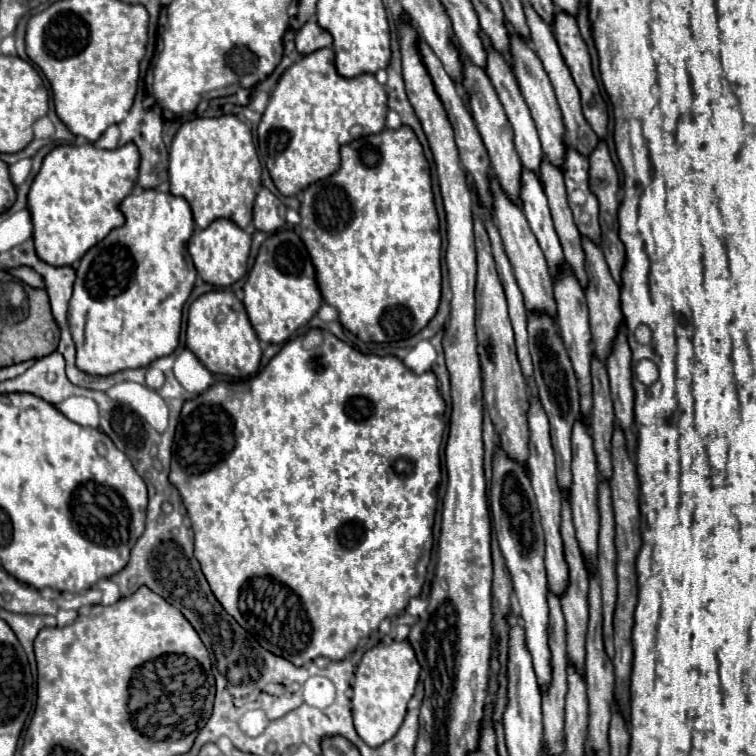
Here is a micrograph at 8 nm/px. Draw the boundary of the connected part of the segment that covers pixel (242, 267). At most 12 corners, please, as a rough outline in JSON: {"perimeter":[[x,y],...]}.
{"perimeter":[[227,218],[195,230],[199,278],[231,286],[247,272],[251,234]]}

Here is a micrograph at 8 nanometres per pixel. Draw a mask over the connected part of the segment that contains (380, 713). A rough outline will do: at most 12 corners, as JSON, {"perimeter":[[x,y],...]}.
{"perimeter":[[409,640],[375,644],[355,672],[353,720],[367,746],[391,740],[419,662]]}

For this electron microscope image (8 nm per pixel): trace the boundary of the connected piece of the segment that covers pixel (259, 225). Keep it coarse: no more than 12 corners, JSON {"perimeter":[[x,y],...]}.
{"perimeter":[[267,188],[255,198],[251,224],[277,232],[285,204]]}

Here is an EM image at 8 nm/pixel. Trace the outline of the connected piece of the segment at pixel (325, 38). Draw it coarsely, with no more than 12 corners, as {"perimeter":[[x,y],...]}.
{"perimeter":[[315,20],[297,32],[301,54],[311,54],[333,44],[331,34]]}

